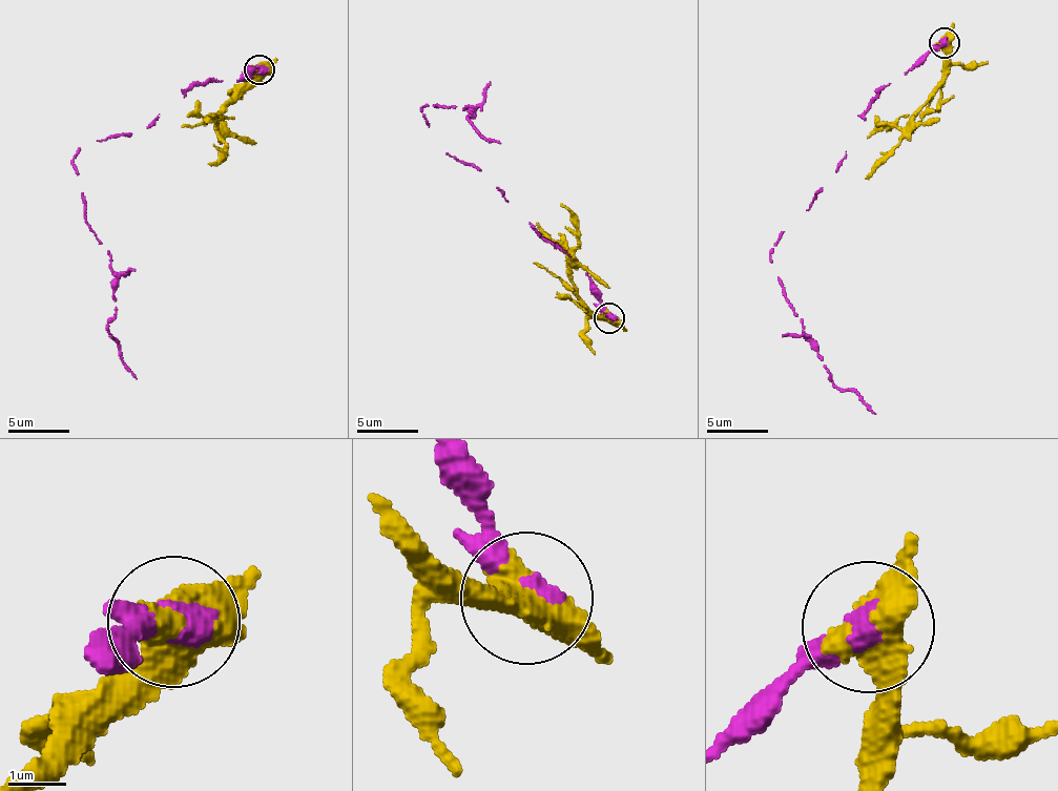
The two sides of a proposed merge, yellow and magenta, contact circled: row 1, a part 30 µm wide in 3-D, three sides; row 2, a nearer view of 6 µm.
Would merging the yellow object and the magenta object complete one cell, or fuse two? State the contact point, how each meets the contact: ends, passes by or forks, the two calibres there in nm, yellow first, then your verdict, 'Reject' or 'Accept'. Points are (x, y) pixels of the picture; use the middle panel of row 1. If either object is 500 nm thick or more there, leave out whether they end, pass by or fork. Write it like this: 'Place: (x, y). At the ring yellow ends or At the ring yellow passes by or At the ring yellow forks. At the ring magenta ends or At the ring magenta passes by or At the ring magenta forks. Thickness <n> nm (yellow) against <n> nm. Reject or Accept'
Place: (608, 317). Thickness 650 nm (yellow) against 360 nm. Reject

